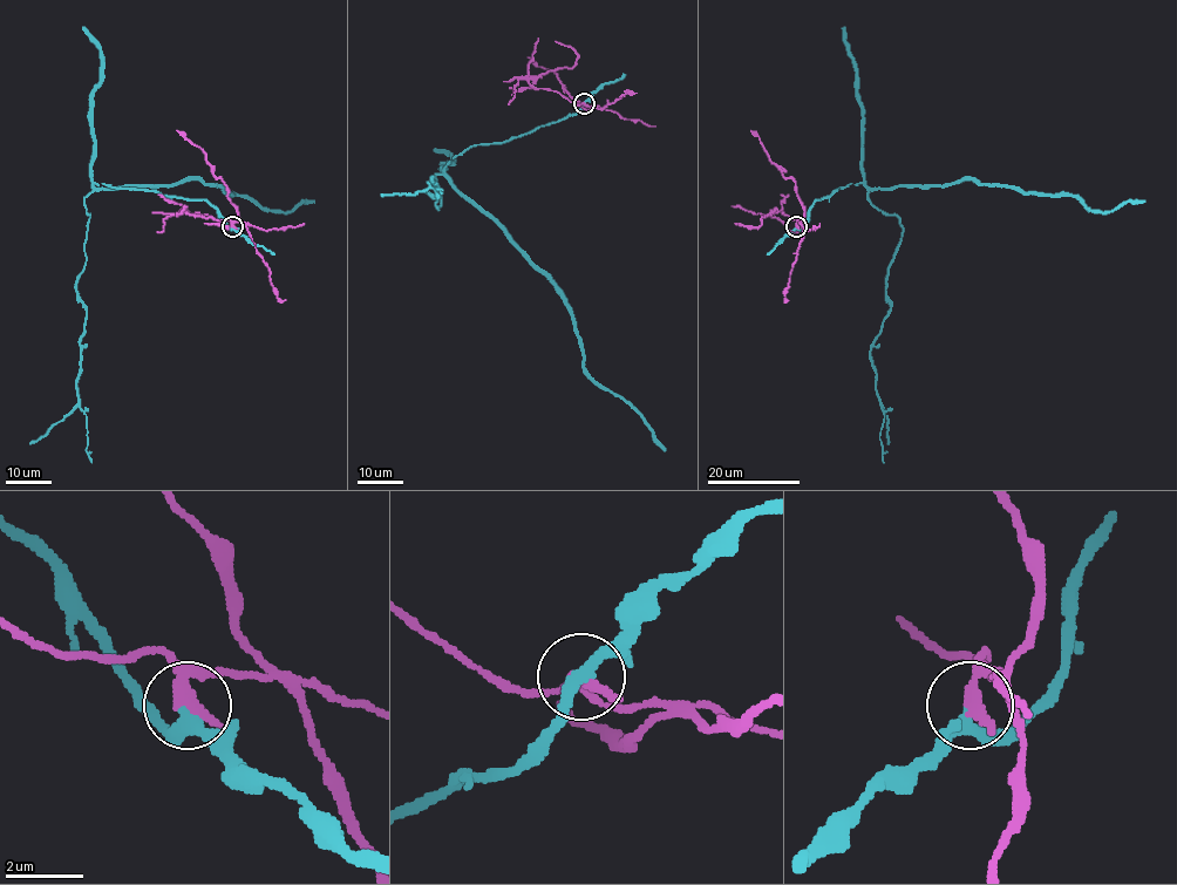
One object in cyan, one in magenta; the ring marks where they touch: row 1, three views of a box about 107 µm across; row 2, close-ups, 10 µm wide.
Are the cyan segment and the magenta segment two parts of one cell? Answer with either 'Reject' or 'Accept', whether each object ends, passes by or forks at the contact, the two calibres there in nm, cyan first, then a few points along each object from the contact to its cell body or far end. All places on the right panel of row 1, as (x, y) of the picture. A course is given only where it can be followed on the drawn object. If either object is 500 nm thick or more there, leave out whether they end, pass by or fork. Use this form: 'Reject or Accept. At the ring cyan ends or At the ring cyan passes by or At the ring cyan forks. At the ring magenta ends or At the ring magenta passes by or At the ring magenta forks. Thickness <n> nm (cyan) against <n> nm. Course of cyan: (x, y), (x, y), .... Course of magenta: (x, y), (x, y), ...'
Reject. At the ring cyan passes by. At the ring magenta forks. Thickness 280 nm (cyan) against 200 nm. Course of cyan: (796, 225), (816, 199), (851, 183), (886, 189), (977, 179), (1074, 195), (1102, 212), (1144, 201). Course of magenta: (796, 225), (797, 219), (775, 210), (756, 226), (734, 223)

